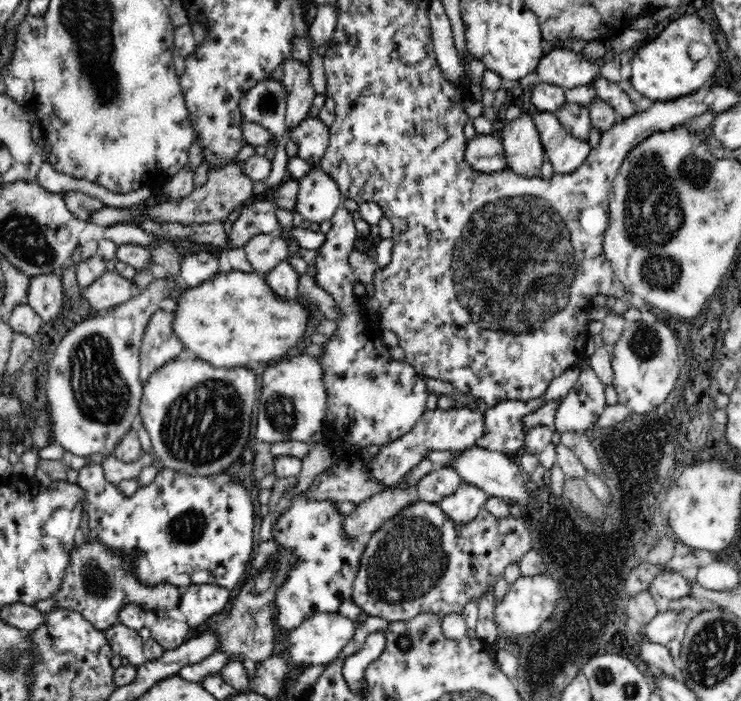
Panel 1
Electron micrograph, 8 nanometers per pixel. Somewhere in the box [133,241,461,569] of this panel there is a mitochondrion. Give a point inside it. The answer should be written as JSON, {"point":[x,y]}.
{"point":[208,422]}

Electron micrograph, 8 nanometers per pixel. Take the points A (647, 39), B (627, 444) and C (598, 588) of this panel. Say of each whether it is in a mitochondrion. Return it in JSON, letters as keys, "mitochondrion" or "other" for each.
{"A":"other","B":"mitochondrion","C":"mitochondrion"}

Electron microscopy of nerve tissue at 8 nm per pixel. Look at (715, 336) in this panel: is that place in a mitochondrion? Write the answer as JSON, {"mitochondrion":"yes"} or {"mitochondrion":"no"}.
{"mitochondrion":"no"}

